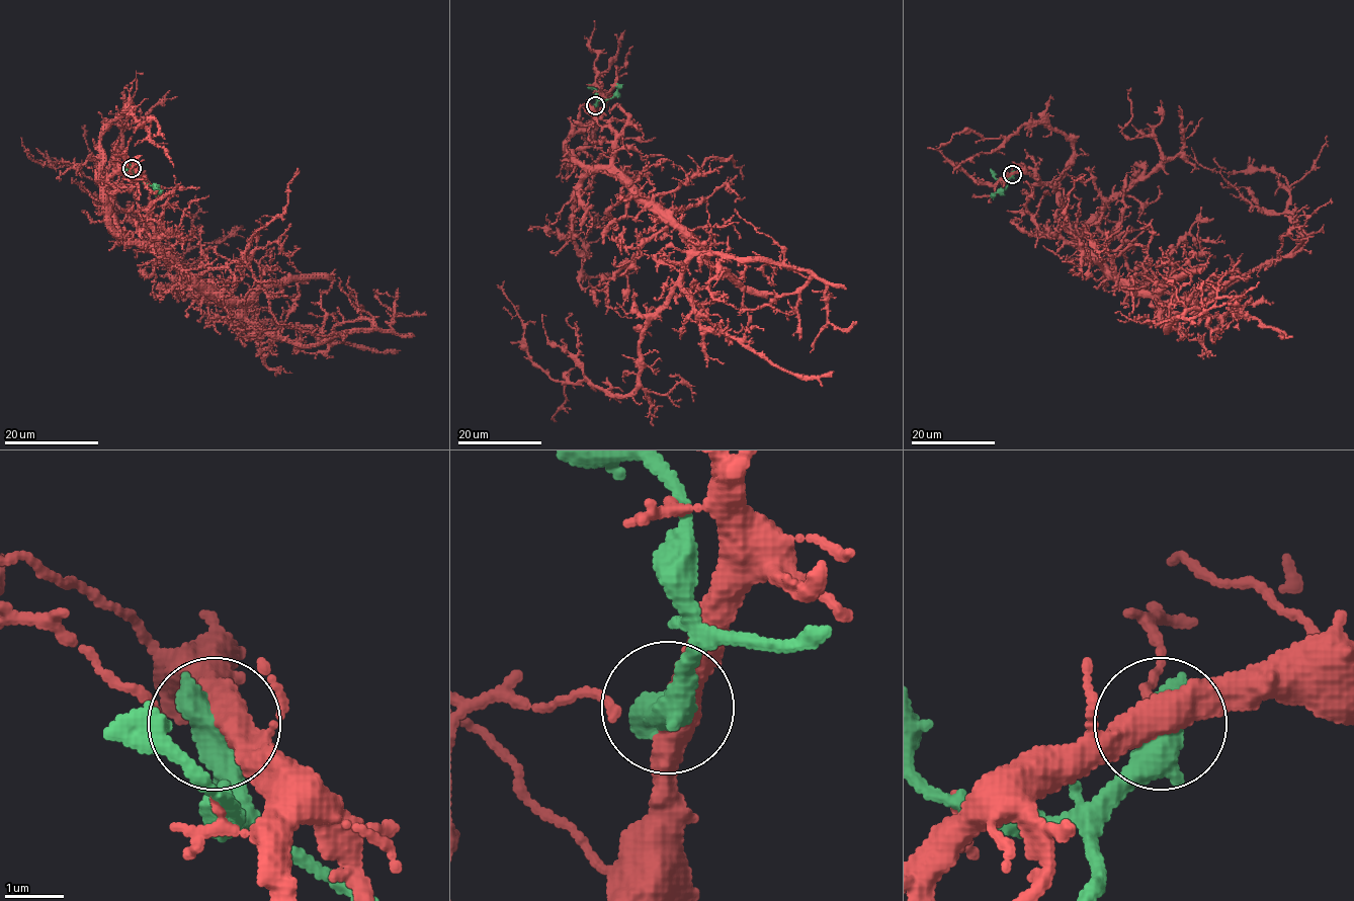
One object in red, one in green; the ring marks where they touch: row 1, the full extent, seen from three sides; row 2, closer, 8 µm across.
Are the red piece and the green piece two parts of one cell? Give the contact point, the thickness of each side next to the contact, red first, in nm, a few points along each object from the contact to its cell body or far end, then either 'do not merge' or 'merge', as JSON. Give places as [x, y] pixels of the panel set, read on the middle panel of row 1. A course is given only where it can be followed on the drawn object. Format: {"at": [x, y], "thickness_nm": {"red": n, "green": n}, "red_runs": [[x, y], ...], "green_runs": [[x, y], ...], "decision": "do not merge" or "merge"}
{"at": [595, 105], "thickness_nm": {"red": 400, "green": 650}, "red_runs": [[596, 105], [569, 150], [621, 178], [691, 251], [640, 340], [640, 383], [607, 395], [553, 381], [497, 284]], "green_runs": [[596, 105], [612, 97], [617, 88], [615, 83]], "decision": "do not merge"}

